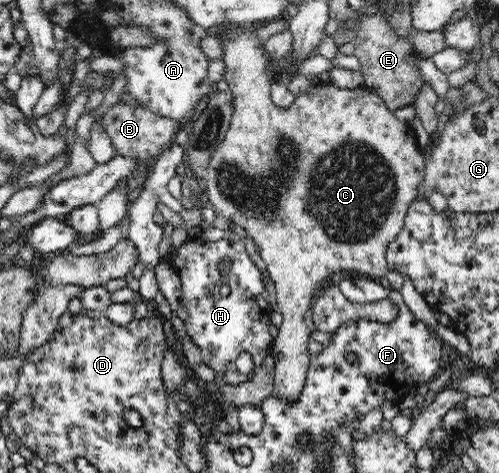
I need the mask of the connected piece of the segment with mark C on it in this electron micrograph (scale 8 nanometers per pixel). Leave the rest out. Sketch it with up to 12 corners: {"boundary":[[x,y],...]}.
{"boundary":[[224,21],[231,118],[204,182],[252,238],[296,400],[316,290],[386,254],[426,175],[364,86],[271,97],[264,44]]}

